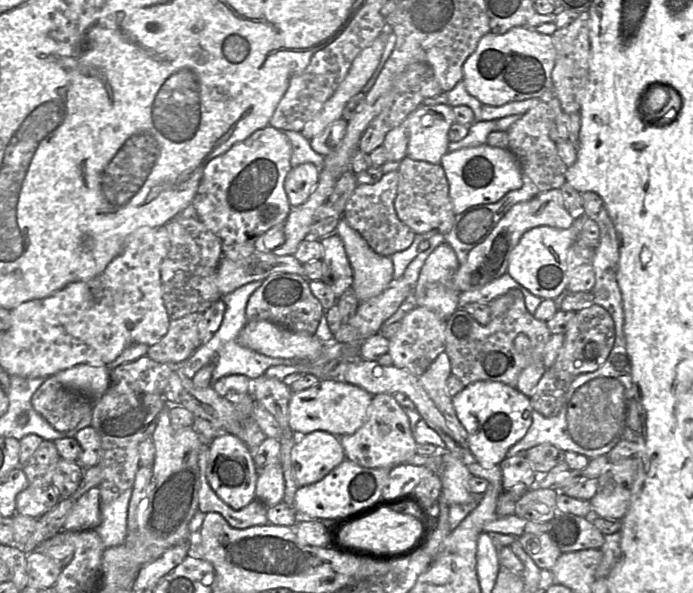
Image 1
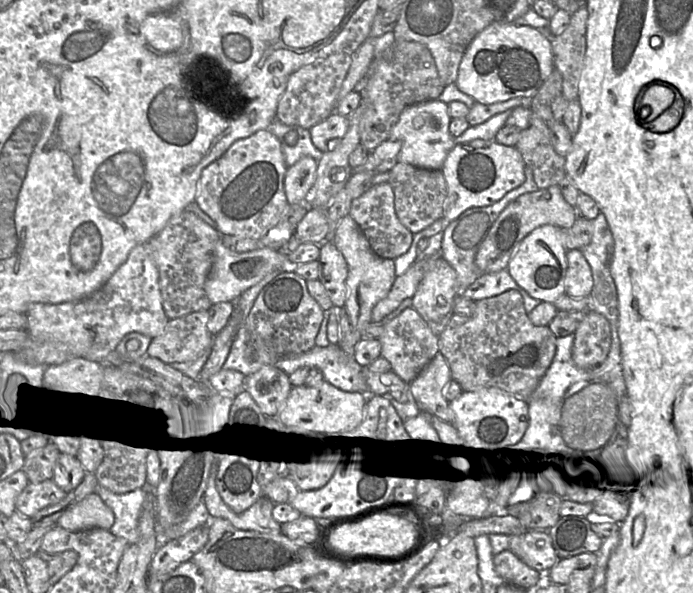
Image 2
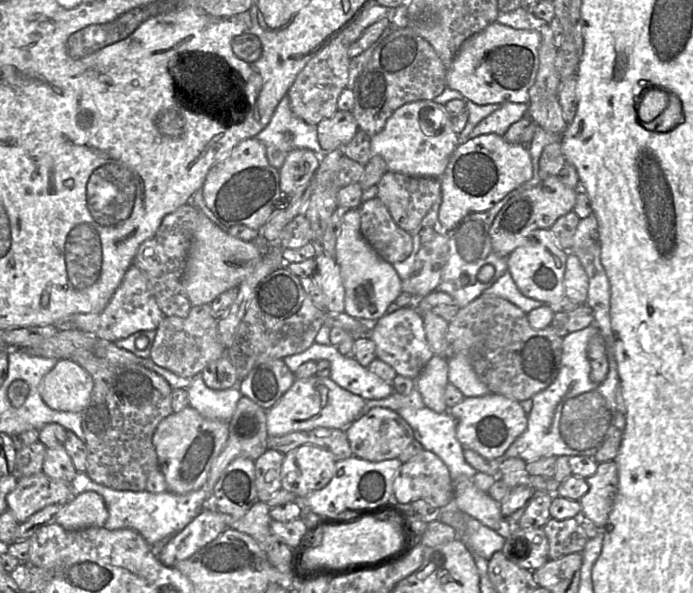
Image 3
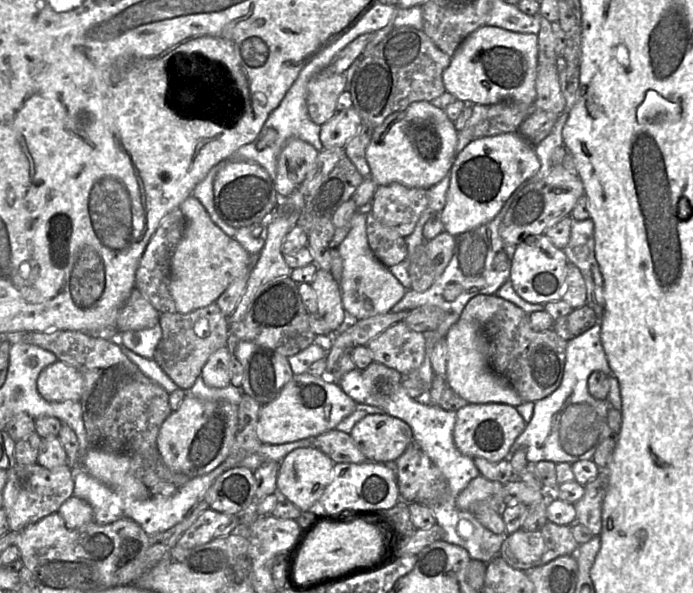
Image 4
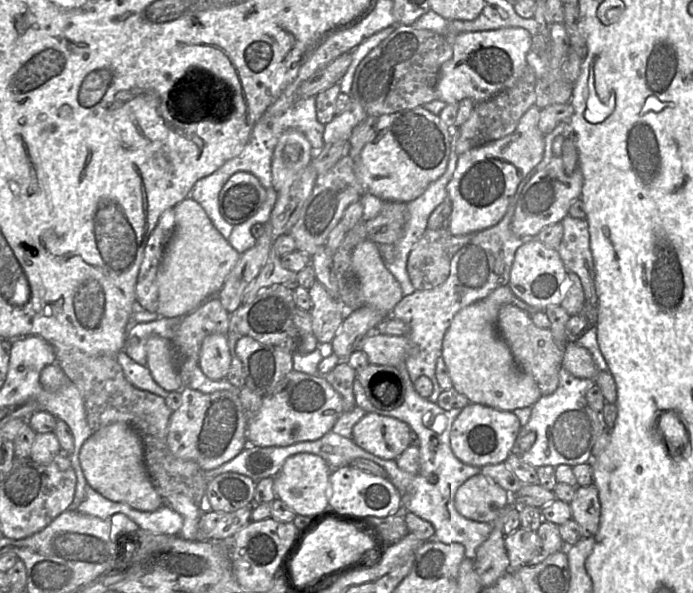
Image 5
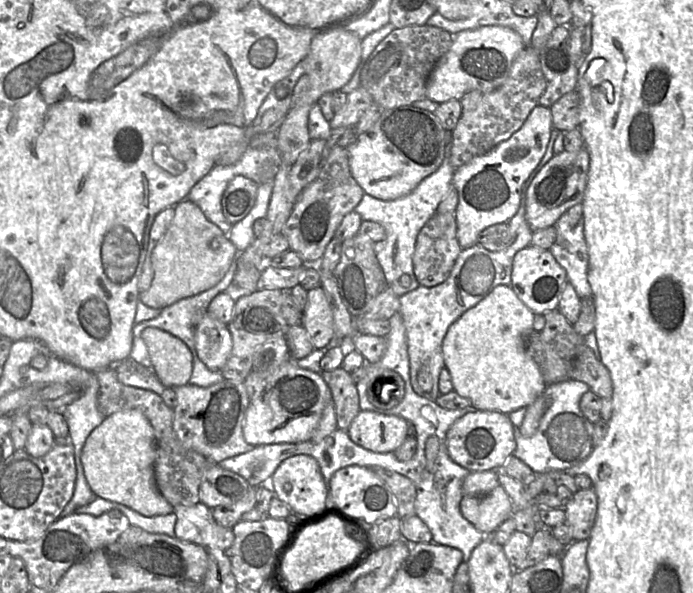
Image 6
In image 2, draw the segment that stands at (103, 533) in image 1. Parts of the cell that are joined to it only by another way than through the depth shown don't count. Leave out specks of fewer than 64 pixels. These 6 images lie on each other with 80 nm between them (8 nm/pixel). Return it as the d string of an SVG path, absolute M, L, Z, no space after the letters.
M97 485L94 492L101 497L114 515L114 522L108 531L116 537L126 539L127 542L138 541L139 517L145 508L145 503L152 500L149 487L115 494Z

